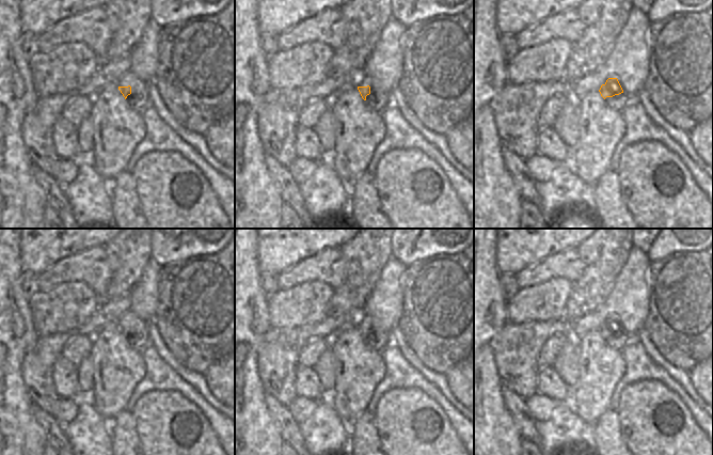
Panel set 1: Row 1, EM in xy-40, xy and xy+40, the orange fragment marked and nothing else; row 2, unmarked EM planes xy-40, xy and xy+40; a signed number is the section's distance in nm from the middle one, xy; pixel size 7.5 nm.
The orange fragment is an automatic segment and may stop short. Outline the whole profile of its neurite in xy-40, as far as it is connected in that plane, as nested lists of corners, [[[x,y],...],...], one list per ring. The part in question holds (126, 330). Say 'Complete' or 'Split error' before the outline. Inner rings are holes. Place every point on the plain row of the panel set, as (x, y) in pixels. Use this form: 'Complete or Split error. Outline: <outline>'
Split error. Outline: [[[126,311],[116,321],[127,344],[143,350],[148,344],[148,324],[130,311]]]

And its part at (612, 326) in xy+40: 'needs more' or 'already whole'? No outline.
needs more

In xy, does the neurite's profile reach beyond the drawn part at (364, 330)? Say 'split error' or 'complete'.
split error

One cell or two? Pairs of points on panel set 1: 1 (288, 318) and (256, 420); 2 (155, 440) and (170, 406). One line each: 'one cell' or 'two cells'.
1: two cells
2: one cell

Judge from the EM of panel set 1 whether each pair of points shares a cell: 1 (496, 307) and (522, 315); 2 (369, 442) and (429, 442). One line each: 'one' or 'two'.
1: two
2: two

